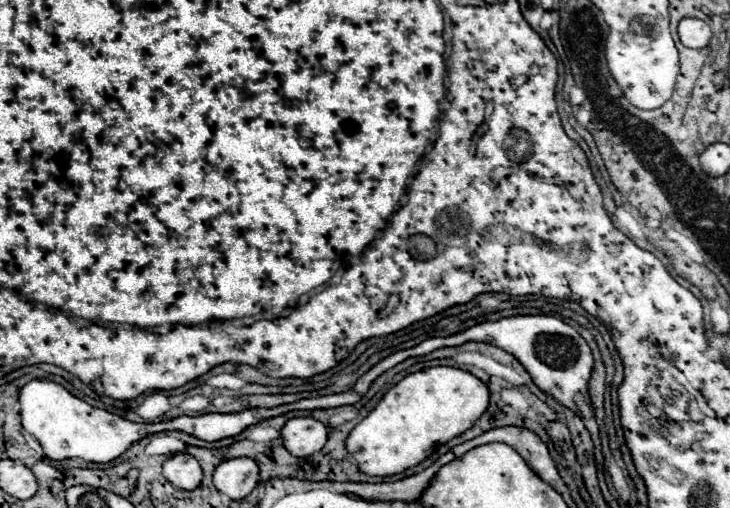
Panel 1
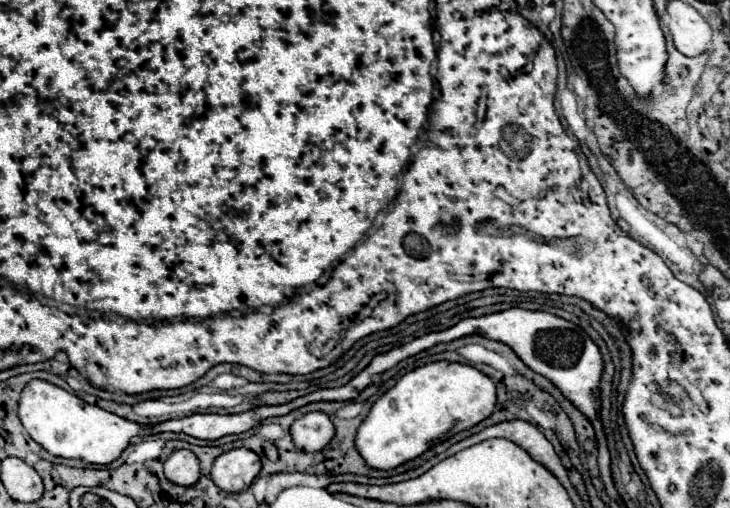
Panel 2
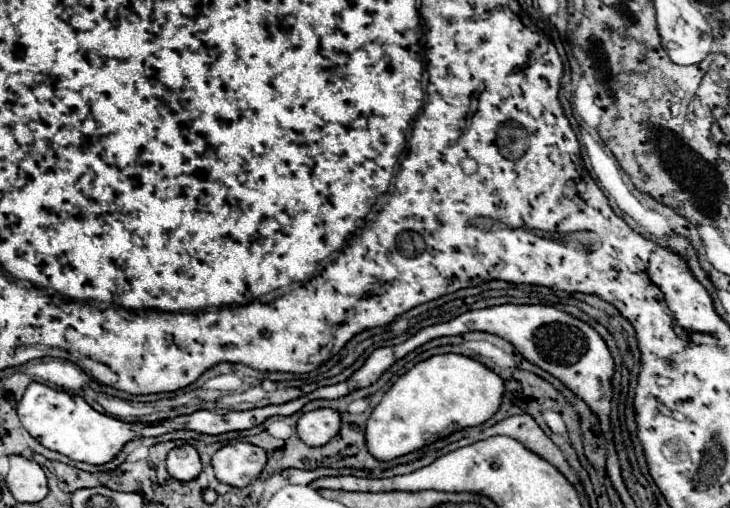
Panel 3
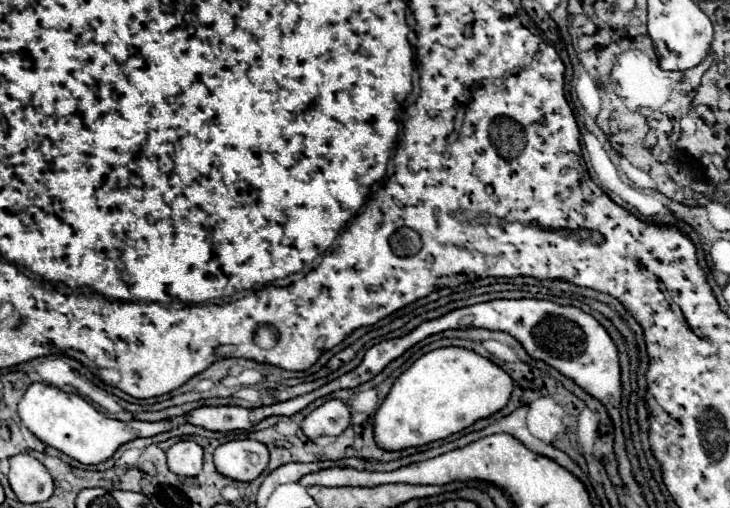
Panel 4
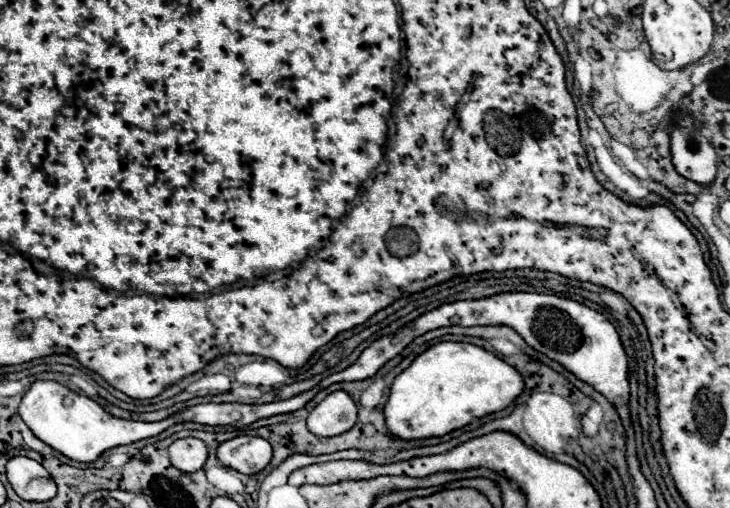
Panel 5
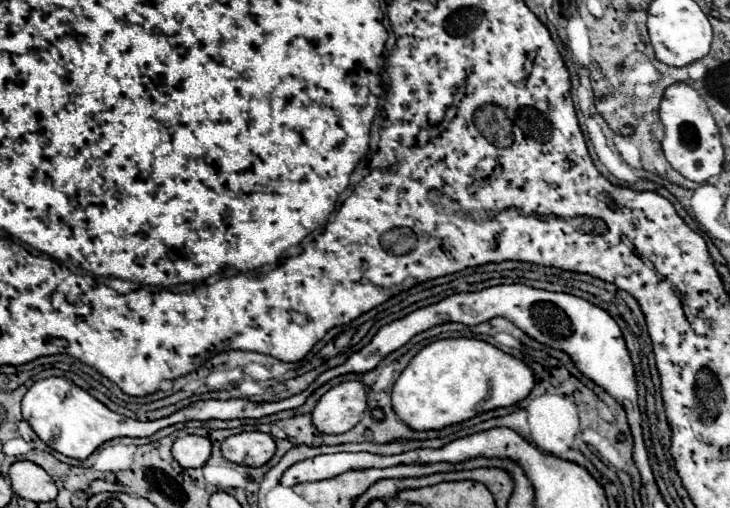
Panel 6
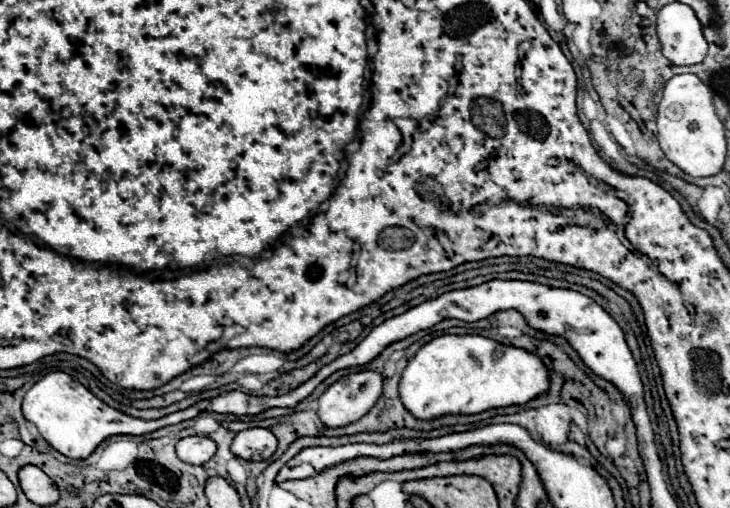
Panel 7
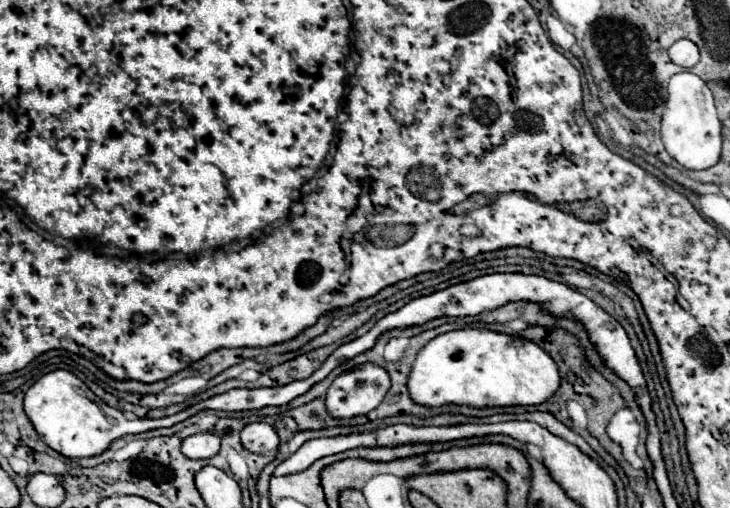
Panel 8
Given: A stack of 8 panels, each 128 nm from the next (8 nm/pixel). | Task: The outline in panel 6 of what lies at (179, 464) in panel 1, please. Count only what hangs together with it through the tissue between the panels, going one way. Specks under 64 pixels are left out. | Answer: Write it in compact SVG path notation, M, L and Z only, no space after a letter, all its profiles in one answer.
M182 436L172 444L172 456L182 468L200 468L212 452L212 444L204 436Z

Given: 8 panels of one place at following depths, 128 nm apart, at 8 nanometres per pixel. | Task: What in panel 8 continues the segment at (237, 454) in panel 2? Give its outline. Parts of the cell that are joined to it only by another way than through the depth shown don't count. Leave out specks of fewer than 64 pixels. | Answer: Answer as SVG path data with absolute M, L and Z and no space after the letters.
M266 422L248 424L240 432L240 440L242 440L242 446L248 452L254 452L254 454L264 454L264 452L276 450L278 442L280 442L276 430L270 424L266 424Z

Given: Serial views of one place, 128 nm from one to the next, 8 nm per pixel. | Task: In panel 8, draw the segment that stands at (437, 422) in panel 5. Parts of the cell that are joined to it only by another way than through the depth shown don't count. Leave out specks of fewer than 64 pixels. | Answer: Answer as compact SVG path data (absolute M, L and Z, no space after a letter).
M464 328L452 330L446 334L436 336L430 340L416 356L416 364L408 376L408 394L416 404L432 406L446 406L446 404L466 404L472 408L488 408L488 406L528 406L528 404L542 404L556 394L560 386L560 372L556 362L534 342L520 338L498 334L490 330L478 328Z

